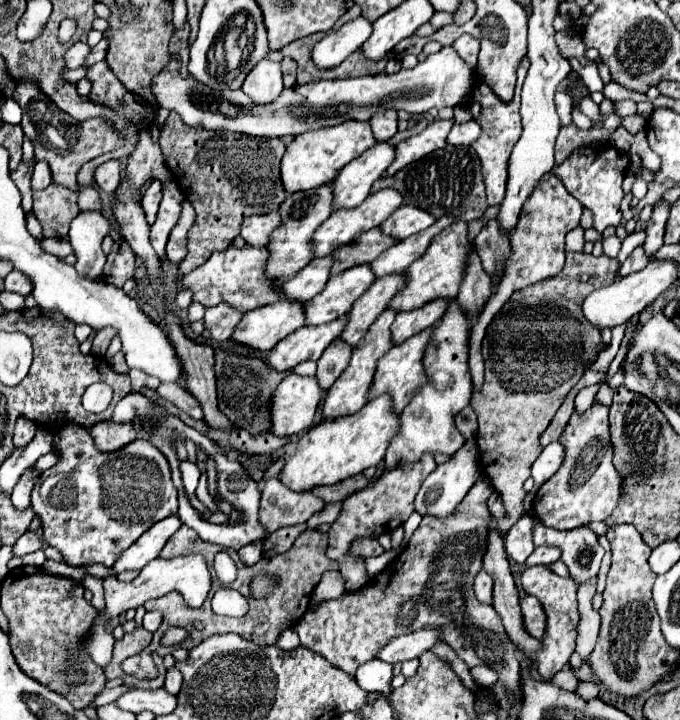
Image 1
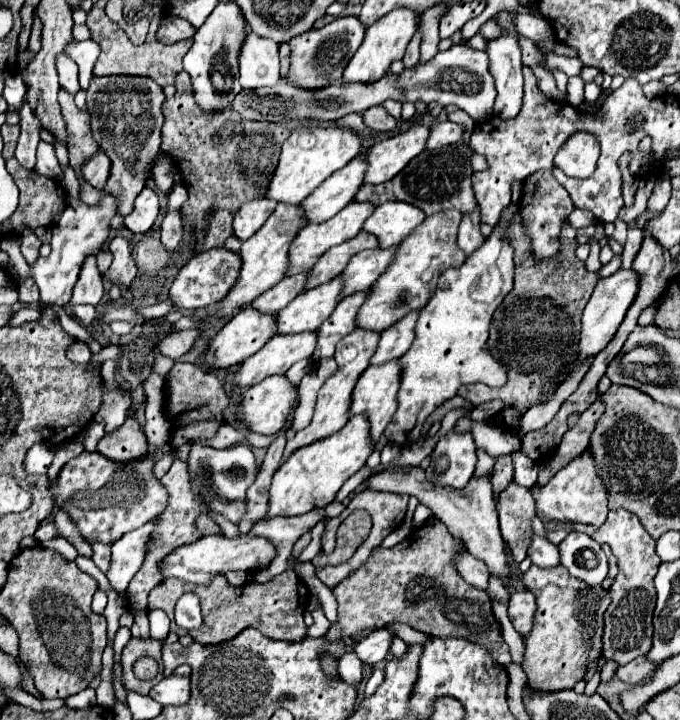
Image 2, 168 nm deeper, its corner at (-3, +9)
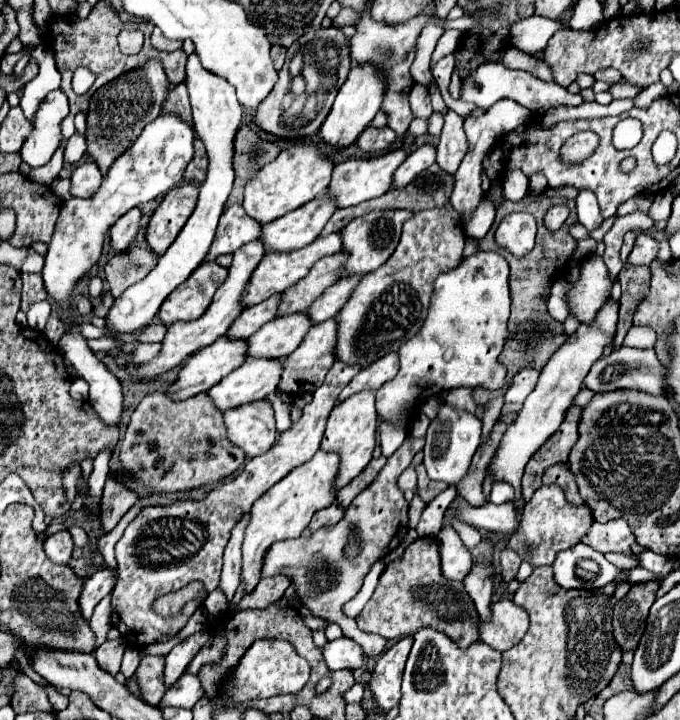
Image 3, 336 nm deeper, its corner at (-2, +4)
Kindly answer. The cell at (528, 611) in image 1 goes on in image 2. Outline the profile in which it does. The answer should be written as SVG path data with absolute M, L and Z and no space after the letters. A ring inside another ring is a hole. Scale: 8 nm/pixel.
M518 591L510 597L508 615L510 615L510 621L514 623L514 629L522 637L526 637L532 631L534 613L536 613L536 597L530 591Z

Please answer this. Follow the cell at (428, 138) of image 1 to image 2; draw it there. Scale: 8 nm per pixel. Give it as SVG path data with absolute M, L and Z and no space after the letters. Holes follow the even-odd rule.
M412 125L406 133L392 135L382 139L380 143L368 149L370 167L366 171L364 183L384 183L400 173L410 159L424 151L426 139L430 135L430 127L426 125Z

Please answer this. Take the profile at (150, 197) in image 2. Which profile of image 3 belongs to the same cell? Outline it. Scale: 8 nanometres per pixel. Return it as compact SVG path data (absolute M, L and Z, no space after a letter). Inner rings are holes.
M133 208L133 212L121 216L121 220L117 220L117 224L113 224L113 228L109 230L109 240L111 240L109 244L115 252L129 248L131 240L139 232L139 220L141 220L141 210Z

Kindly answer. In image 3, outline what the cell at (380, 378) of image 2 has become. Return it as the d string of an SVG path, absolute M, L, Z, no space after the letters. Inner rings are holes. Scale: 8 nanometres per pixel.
M363 390L359 394L353 394L351 398L347 398L343 404L335 406L327 428L325 428L325 436L321 440L321 448L325 452L335 452L339 454L339 472L337 478L333 482L335 492L343 486L347 486L359 472L363 472L363 468L369 464L373 448L377 442L377 410L375 410L375 392Z

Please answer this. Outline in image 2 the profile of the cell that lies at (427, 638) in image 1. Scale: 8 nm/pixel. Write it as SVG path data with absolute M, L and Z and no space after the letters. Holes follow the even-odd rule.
M376 629L372 631L370 635L362 637L356 647L354 647L354 653L366 661L366 663L380 663L386 659L386 655L390 653L390 645L392 645L392 639L396 635L388 629Z

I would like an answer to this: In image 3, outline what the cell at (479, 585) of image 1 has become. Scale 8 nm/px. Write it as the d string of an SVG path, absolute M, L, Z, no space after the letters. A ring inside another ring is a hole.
M443 528L437 536L439 554L441 554L441 574L447 580L461 582L471 568L471 554L461 542L459 534L453 528Z

